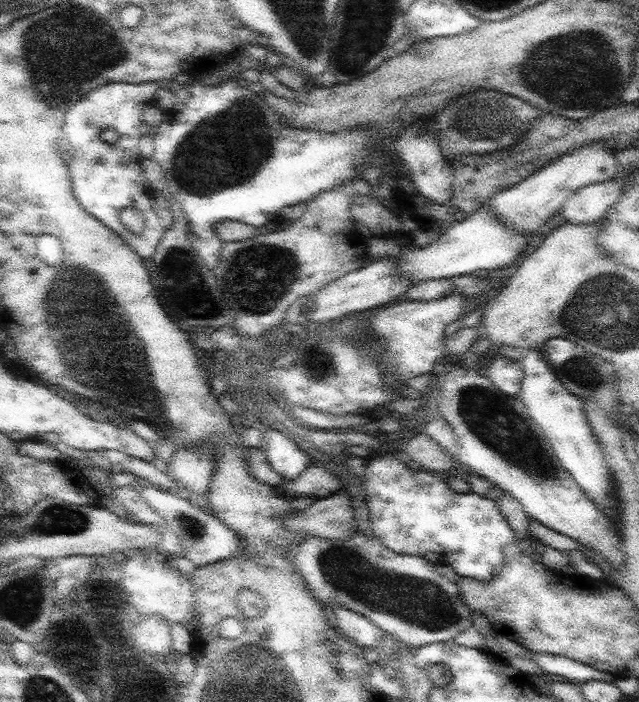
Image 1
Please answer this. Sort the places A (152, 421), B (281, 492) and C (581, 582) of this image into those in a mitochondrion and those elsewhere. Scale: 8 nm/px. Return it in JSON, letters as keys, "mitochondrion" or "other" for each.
{"A":"other","B":"other","C":"other"}

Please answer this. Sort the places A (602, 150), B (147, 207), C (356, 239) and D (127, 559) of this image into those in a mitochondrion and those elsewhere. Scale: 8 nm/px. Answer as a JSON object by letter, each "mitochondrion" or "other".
{"A":"other","B":"other","C":"other","D":"other"}

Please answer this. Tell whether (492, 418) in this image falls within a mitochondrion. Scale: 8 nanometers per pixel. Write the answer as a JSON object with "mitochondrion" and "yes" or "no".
{"mitochondrion":"yes"}

